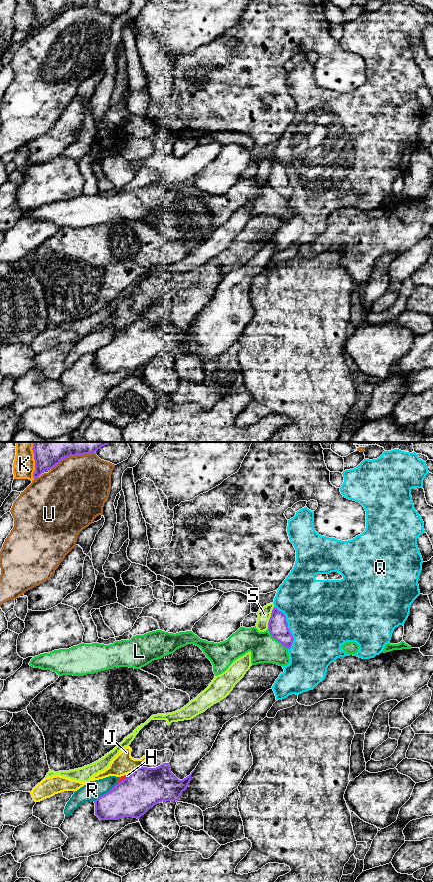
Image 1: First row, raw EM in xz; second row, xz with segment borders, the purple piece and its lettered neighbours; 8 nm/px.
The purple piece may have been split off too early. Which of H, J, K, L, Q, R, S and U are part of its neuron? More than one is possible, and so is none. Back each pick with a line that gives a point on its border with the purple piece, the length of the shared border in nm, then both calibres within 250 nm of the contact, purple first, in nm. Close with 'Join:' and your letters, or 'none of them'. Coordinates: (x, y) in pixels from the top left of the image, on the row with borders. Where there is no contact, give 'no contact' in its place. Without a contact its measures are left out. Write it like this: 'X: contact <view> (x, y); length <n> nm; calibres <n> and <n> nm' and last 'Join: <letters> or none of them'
H: contact xz (124, 779); length 130 nm; calibres 320 and 30 nm
Join: H

